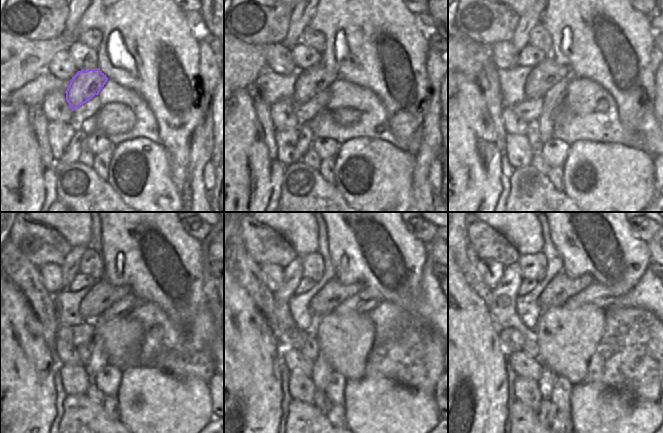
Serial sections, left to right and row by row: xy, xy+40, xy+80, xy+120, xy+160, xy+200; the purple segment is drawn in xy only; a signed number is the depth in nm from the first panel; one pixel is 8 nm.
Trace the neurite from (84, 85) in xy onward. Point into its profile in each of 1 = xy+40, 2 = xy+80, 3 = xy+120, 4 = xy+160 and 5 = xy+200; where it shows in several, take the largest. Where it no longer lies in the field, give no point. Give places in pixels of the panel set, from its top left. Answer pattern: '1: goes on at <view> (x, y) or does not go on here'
1: goes on at xy+40 (311, 82)
2: goes on at xy+80 (543, 77)
3: goes on at xy+120 (102, 295)
4: goes on at xy+160 (334, 292)
5: goes on at xy+200 (561, 288)

